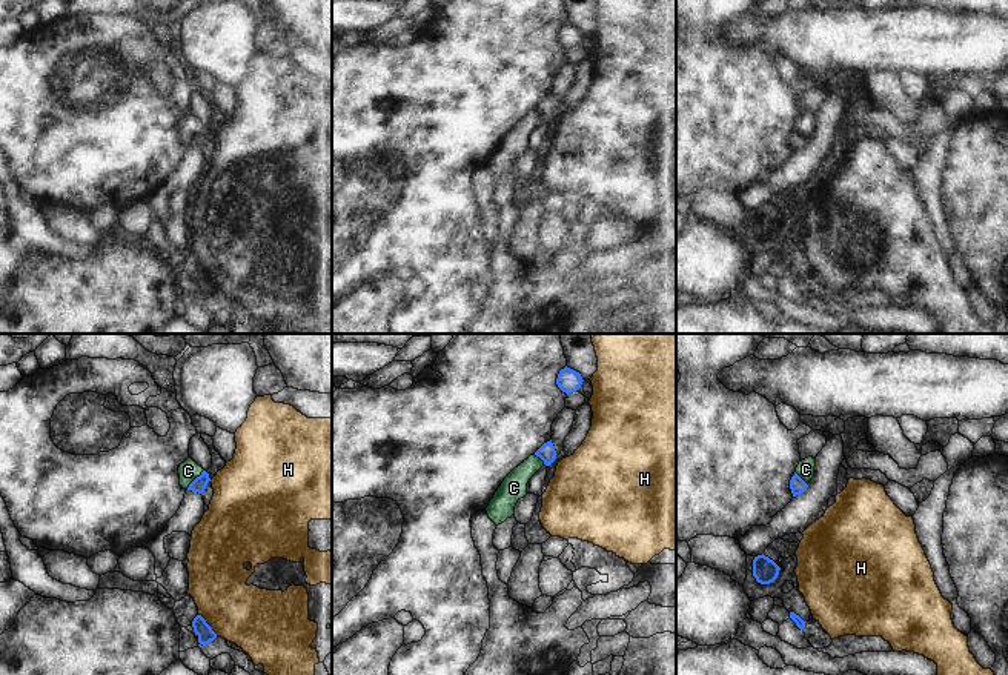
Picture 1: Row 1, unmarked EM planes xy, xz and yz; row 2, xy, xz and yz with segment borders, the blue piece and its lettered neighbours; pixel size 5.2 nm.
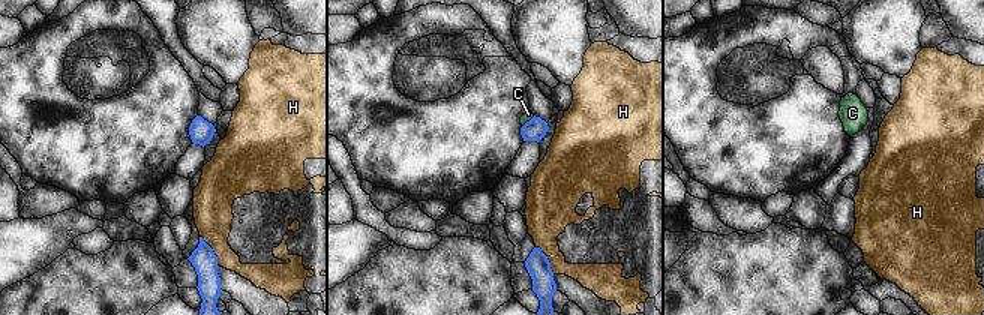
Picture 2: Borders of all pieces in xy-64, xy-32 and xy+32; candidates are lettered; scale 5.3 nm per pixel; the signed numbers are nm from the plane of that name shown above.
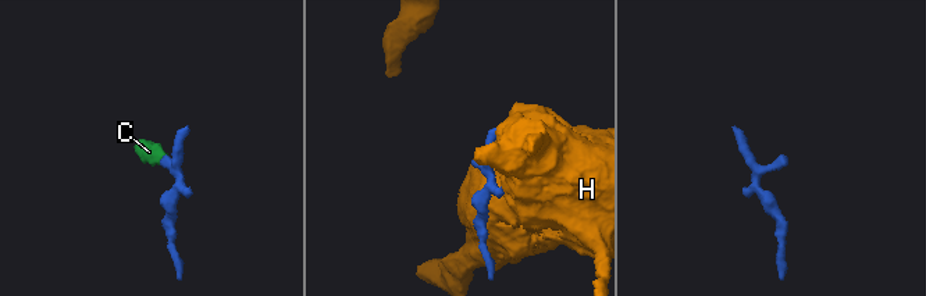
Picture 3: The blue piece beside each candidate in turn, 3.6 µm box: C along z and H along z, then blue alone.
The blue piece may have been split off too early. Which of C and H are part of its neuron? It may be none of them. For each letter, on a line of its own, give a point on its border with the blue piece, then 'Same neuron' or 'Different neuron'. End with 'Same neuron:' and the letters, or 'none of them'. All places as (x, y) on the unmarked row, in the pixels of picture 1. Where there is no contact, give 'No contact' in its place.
C: Touches blue at xy (194, 136). Same neuron
H: Touches blue at xy (208, 280). Different neuron
Same neuron: C

